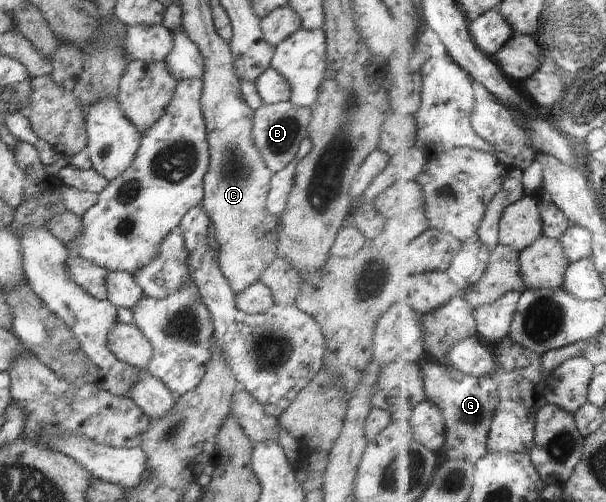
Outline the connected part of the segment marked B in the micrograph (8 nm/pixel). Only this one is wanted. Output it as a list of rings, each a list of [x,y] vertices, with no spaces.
[[[290,101],[264,105],[254,112],[251,137],[266,168],[269,168],[271,173],[284,170],[294,159],[301,141],[308,137],[311,120],[310,109],[294,106]]]

